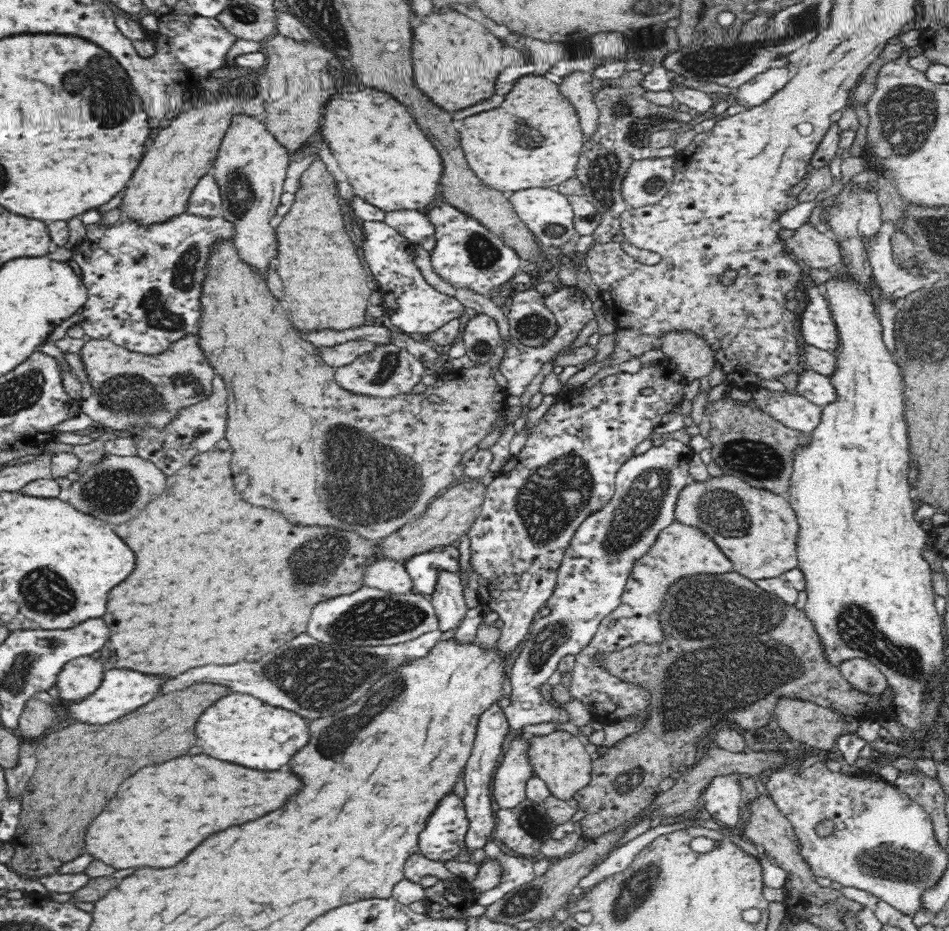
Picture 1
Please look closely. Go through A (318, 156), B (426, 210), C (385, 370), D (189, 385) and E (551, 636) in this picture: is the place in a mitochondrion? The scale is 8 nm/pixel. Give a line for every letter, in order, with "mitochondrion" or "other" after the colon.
A: other
B: other
C: mitochondrion
D: mitochondrion
E: mitochondrion

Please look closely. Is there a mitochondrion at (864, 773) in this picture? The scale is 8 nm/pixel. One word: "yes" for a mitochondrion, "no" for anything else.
no

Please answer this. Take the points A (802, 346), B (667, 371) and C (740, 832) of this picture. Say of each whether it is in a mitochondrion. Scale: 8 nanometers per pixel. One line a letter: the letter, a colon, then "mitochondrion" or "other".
A: other
B: other
C: other

